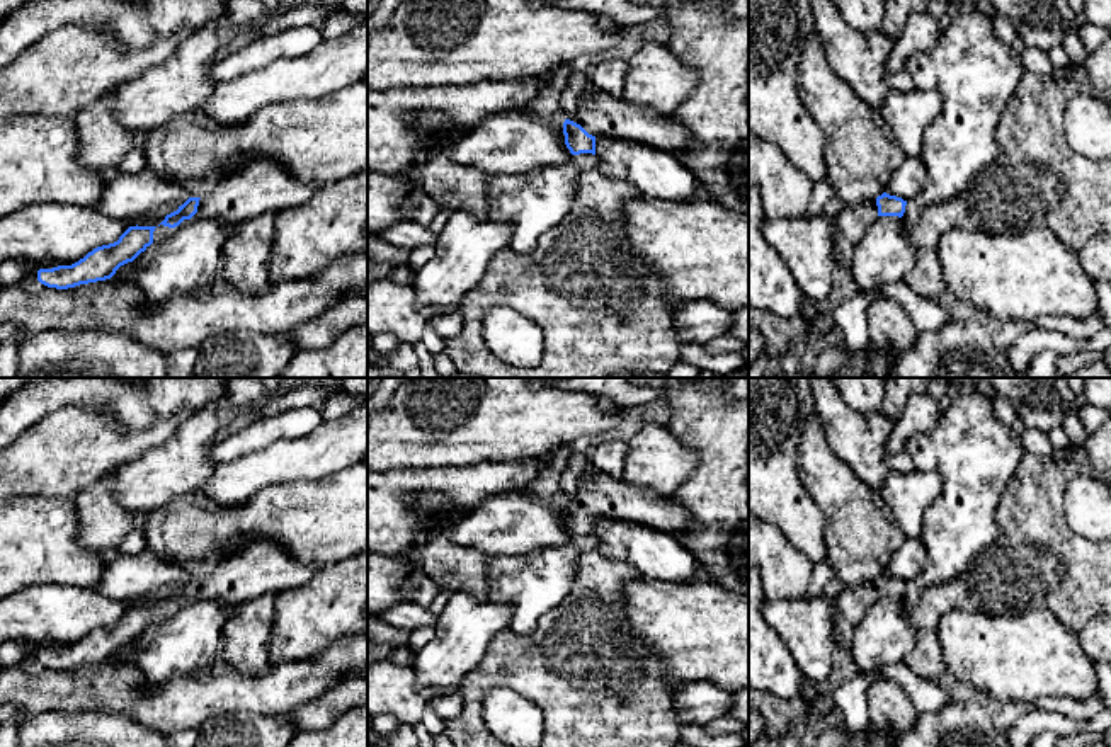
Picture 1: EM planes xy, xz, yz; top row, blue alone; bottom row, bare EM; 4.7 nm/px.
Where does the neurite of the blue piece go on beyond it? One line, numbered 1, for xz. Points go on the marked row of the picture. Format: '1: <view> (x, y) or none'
1: xz (603, 114)

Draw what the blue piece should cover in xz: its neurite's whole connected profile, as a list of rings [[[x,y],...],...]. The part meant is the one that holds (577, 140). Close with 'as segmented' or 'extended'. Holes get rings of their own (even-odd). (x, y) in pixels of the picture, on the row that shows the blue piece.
[[[597,90],[590,99],[578,99],[577,112],[563,123],[565,145],[572,155],[595,155],[595,138],[633,140],[660,151],[687,150],[691,134],[670,114],[633,105]]]; extended

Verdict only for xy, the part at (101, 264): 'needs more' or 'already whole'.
needs more

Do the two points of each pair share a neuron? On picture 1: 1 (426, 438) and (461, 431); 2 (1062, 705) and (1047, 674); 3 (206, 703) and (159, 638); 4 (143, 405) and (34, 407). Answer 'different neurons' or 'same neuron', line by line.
1: same neuron
2: different neurons
3: different neurons
4: same neuron

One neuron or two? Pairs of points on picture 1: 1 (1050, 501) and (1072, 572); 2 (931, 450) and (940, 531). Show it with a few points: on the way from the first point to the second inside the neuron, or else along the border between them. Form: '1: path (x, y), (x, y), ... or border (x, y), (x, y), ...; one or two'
1: path (1050, 518), (1050, 543), (1059, 555); one
2: path (951, 470), (951, 511); one

